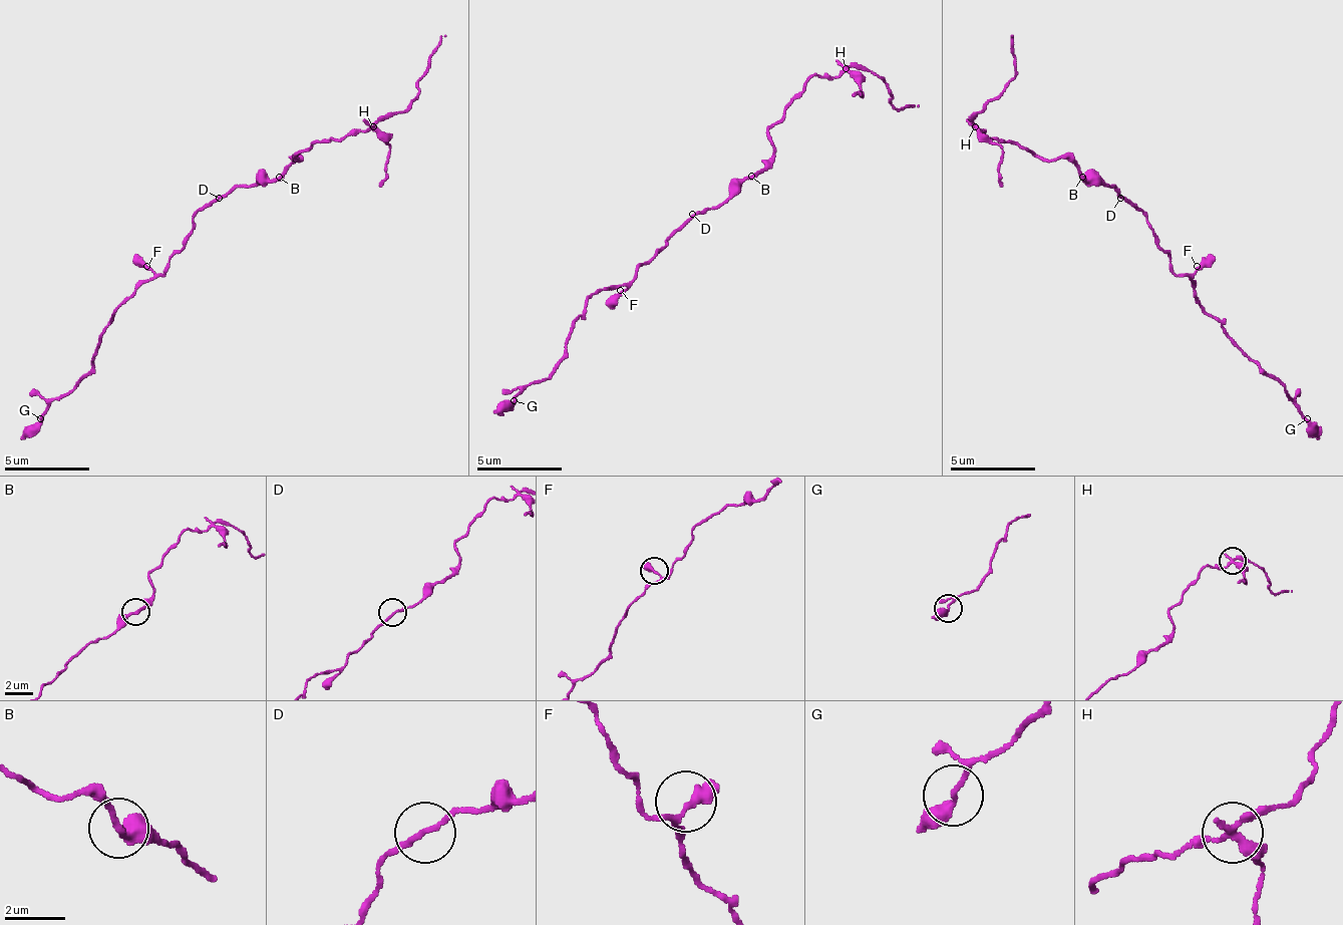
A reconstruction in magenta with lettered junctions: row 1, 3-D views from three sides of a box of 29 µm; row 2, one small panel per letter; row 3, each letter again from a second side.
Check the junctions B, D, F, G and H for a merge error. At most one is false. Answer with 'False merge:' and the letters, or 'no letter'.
False merge: H

